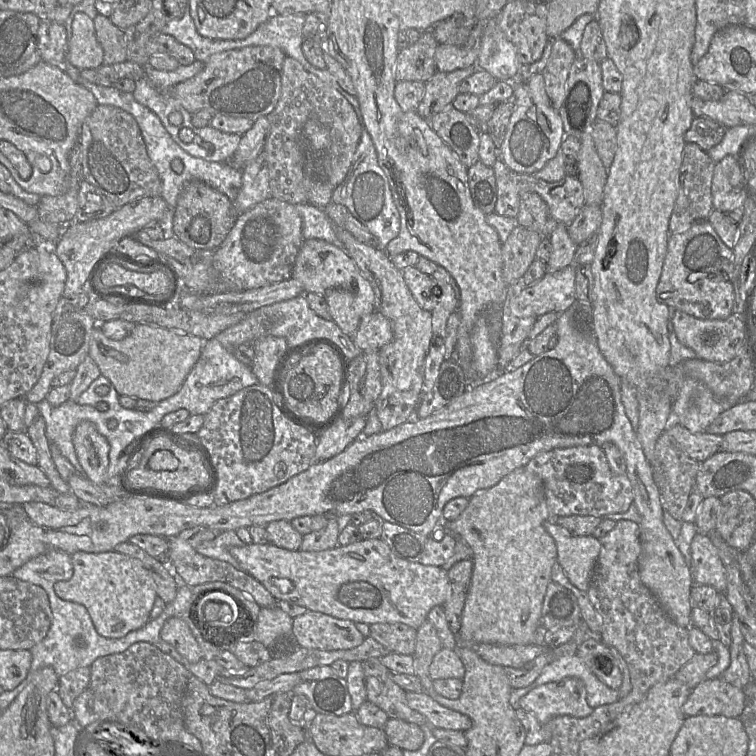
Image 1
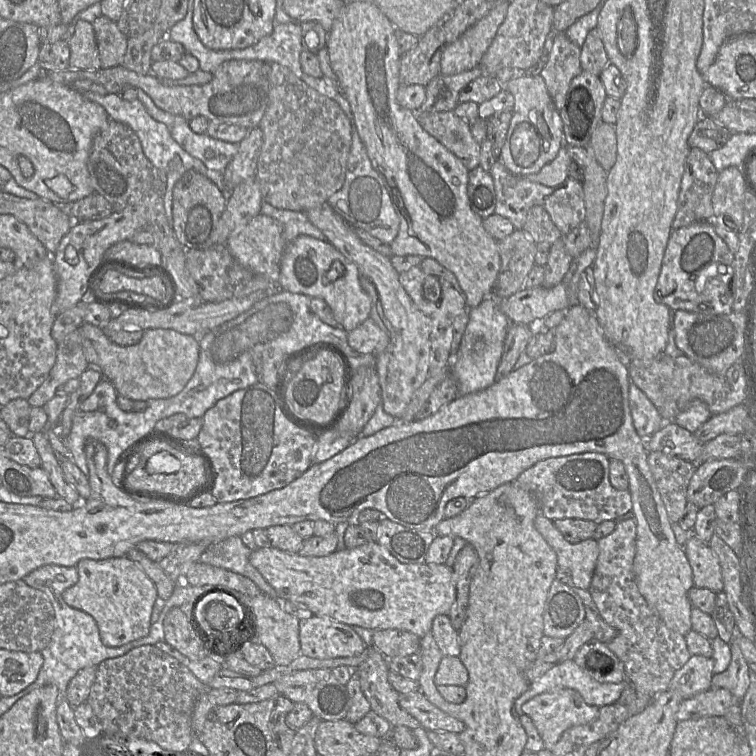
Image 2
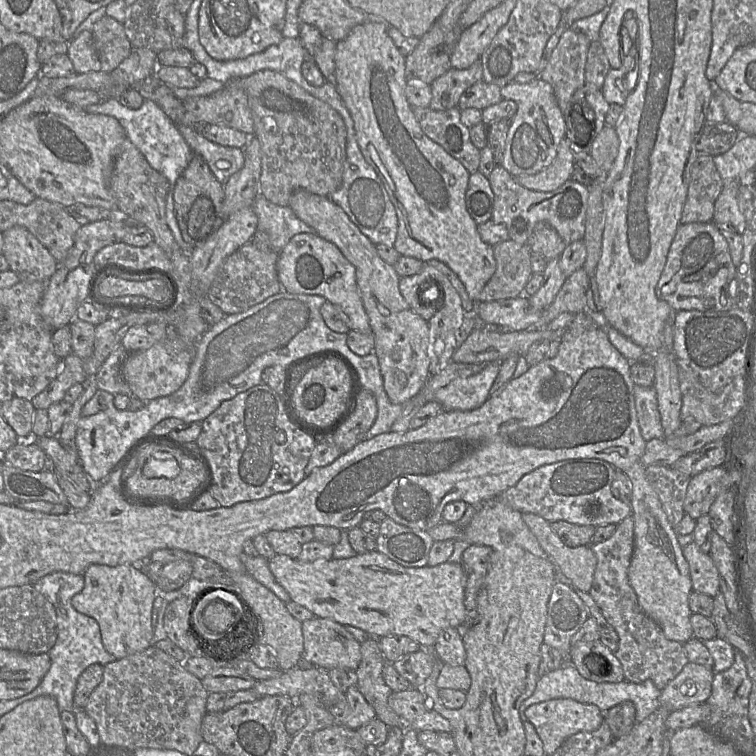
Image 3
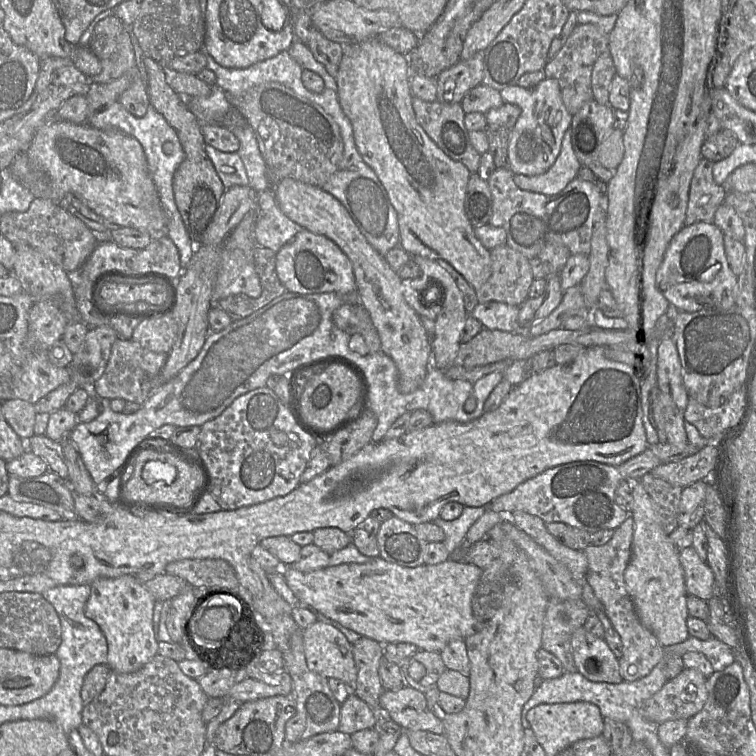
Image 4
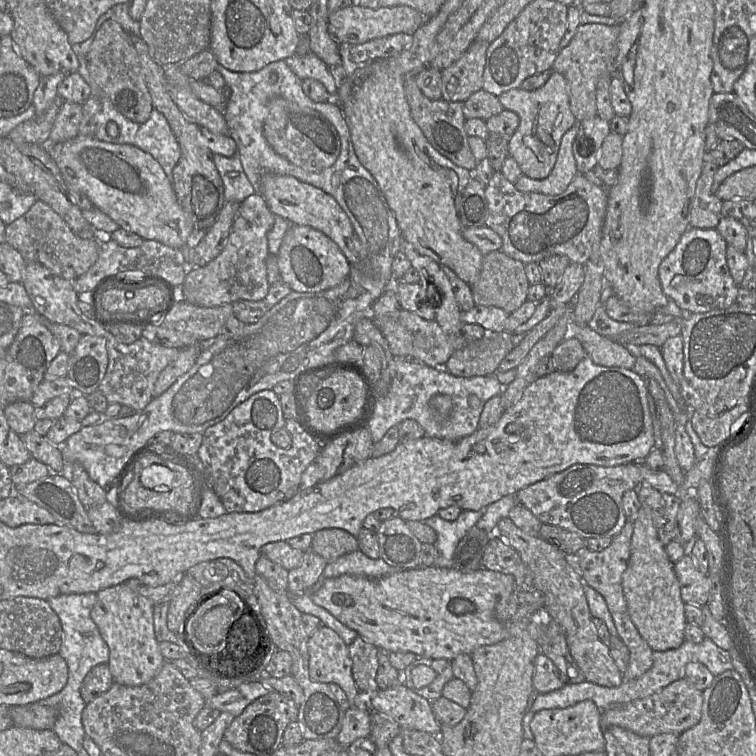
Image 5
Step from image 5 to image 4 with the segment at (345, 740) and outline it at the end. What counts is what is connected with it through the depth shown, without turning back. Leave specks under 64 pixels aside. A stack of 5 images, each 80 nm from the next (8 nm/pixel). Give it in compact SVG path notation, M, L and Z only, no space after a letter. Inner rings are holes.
M352 691L341 704L338 730L352 735L361 730L374 728L377 720L378 713Z

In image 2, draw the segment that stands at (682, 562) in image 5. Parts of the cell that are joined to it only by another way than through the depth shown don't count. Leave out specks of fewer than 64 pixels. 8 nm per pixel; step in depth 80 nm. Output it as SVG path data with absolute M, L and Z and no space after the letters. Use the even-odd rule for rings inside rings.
M692 535L683 549L692 568L694 586L707 588L716 594L722 592L724 582L721 566L709 544Z

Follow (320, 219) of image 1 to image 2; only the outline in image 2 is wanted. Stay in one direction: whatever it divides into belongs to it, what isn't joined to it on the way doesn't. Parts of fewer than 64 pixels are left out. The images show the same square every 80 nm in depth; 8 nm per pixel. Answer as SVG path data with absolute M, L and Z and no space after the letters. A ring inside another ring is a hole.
M263 201L261 214L273 218L281 225L282 237L286 244L301 235L326 240L324 234L309 221L305 211L278 209Z

